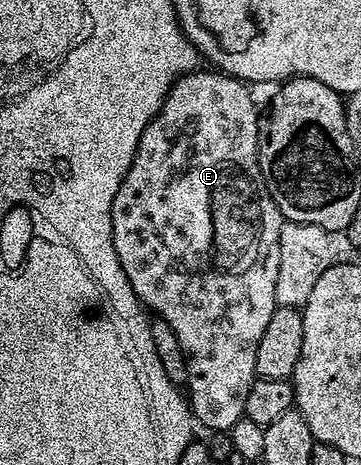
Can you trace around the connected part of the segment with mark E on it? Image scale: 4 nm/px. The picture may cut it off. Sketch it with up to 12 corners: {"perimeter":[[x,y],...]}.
{"perimeter":[[176,80],[114,253],[228,433],[277,309],[249,84]]}

